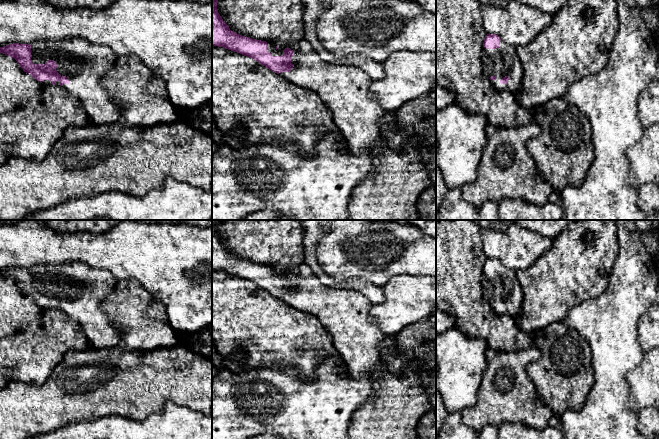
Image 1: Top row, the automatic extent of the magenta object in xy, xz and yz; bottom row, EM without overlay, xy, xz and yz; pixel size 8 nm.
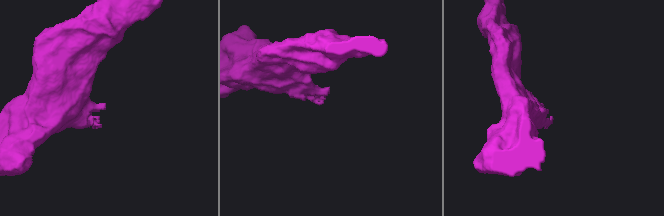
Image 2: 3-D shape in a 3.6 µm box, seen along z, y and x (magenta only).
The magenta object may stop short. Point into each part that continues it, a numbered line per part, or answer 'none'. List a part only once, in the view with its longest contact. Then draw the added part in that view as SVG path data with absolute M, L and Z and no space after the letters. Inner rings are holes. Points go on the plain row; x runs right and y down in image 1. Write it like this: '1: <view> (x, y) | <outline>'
1: xy (84, 288) | M80 261L63 265L37 264L30 269L33 288L45 288L48 284L55 285L58 289L56 295L70 305L62 311L83 328L89 347L96 349L117 347L125 329L102 310L102 302L114 292L118 283L118 279L111 272L92 268Z

